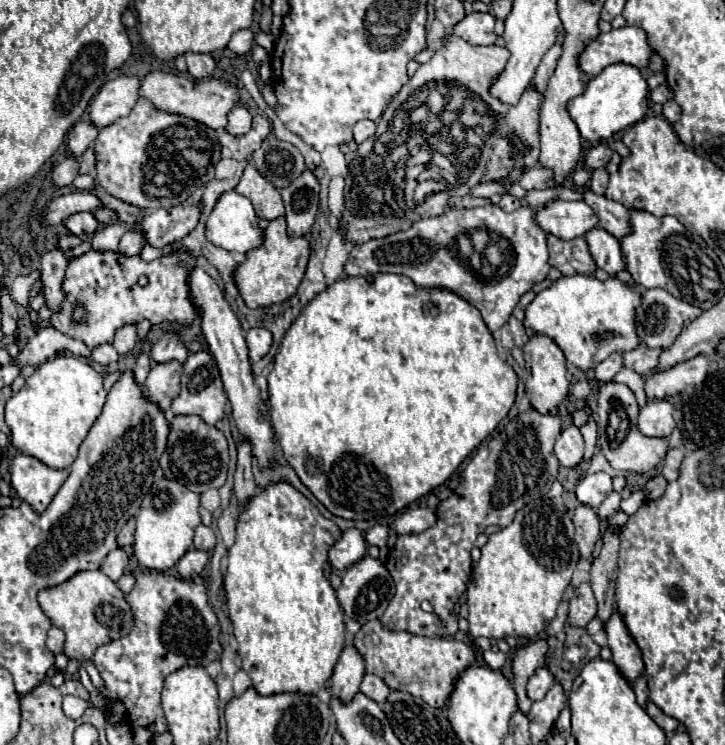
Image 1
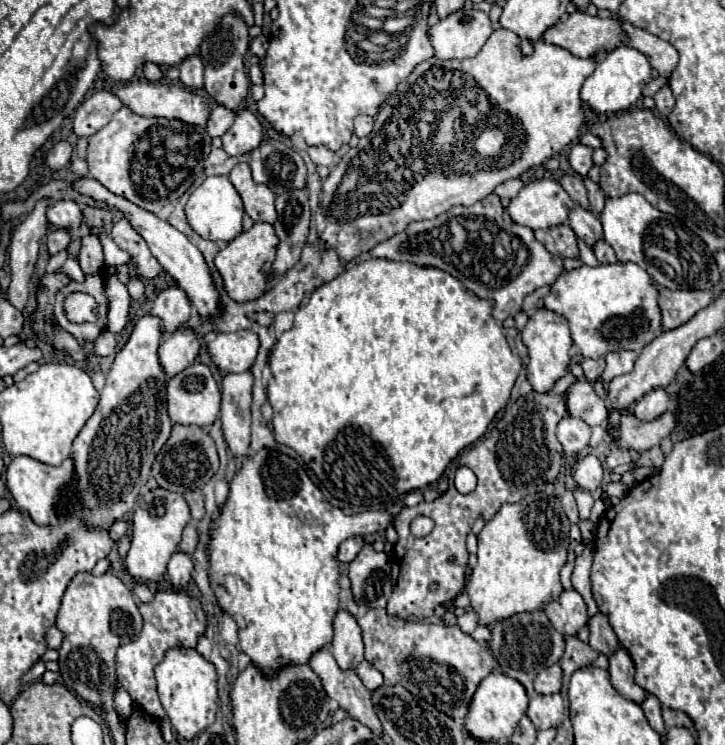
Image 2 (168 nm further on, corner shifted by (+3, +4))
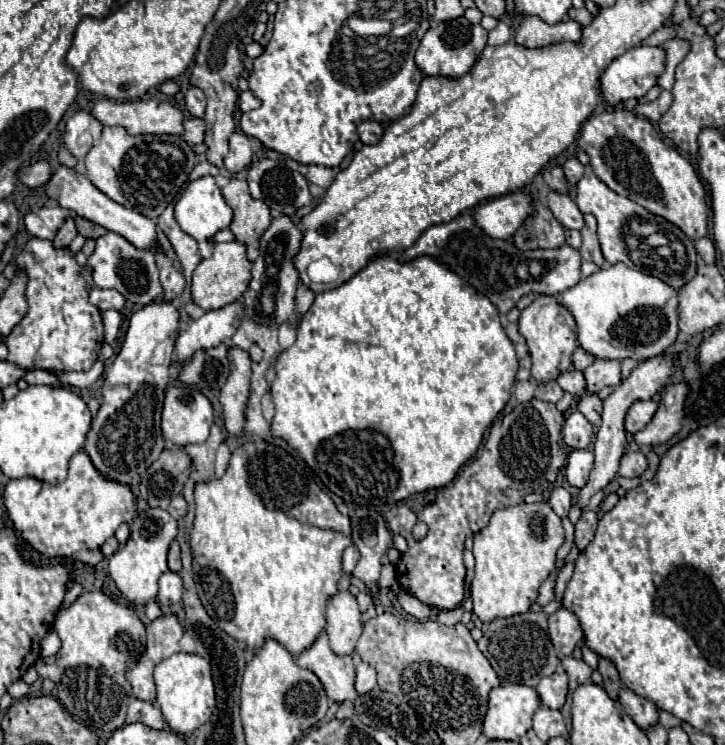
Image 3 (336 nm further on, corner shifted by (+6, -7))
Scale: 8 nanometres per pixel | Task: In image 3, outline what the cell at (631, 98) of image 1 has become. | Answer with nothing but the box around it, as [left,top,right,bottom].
[597,47,665,107]

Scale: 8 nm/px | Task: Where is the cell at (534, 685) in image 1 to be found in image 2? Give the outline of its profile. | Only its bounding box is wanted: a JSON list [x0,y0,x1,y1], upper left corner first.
[534,664,562,694]

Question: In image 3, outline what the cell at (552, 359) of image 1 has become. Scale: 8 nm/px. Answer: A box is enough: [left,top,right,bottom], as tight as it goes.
[519,295,577,385]

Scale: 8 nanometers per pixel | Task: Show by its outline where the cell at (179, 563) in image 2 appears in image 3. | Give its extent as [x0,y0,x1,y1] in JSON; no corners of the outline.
[157,571,183,607]

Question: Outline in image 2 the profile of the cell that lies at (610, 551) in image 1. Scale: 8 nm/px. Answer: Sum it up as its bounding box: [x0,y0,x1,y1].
[588,614,620,656]

